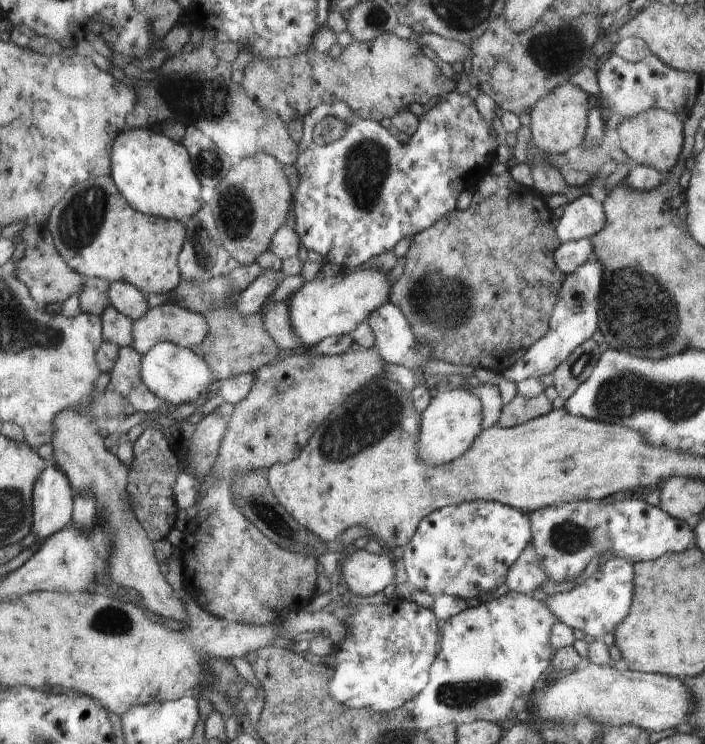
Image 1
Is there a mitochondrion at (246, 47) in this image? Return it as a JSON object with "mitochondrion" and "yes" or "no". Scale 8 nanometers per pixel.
{"mitochondrion":"no"}

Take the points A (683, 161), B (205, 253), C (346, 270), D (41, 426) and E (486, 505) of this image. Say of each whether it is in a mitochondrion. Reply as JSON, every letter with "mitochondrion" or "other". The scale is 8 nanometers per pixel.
{"A":"other","B":"mitochondrion","C":"other","D":"other","E":"other"}

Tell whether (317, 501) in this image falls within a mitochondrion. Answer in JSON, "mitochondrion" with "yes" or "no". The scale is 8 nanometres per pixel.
{"mitochondrion":"no"}

